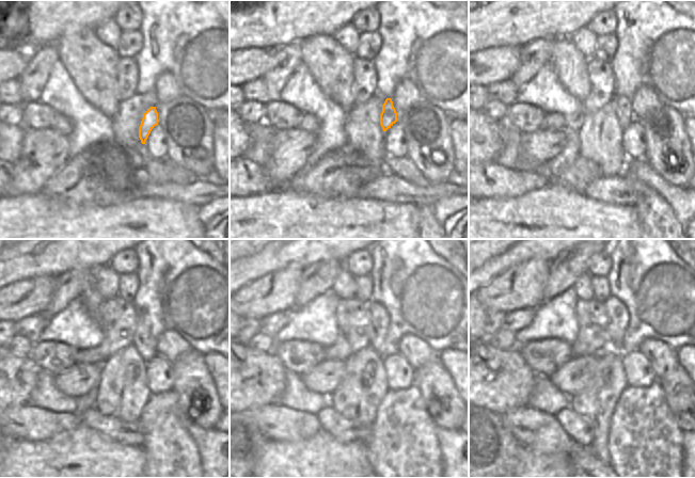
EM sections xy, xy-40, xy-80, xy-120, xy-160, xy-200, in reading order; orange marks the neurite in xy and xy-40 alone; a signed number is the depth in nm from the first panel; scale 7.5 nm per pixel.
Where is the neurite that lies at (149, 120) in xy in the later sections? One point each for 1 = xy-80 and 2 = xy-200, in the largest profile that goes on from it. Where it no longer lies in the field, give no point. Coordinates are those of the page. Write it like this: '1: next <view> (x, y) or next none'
1: next xy-80 (625, 112)
2: next xy-200 (617, 314)

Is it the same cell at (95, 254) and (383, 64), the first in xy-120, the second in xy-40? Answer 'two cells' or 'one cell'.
two cells

